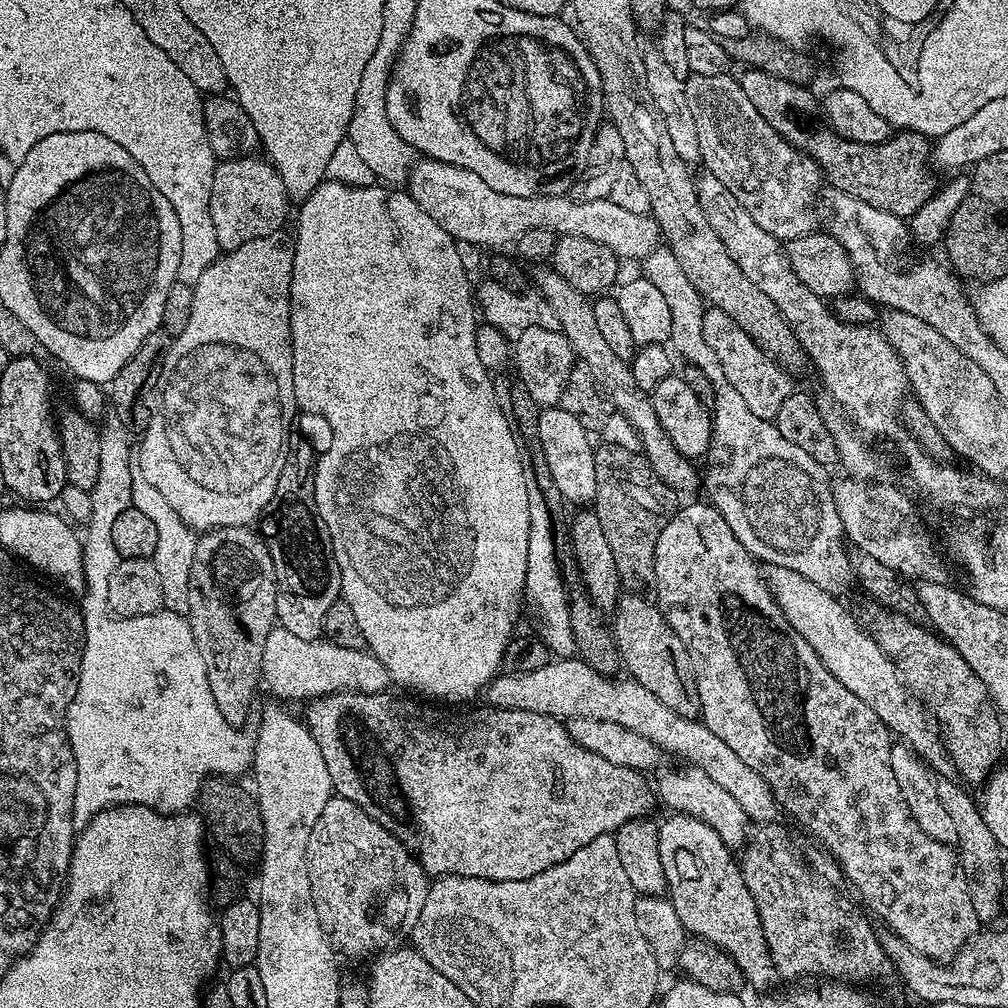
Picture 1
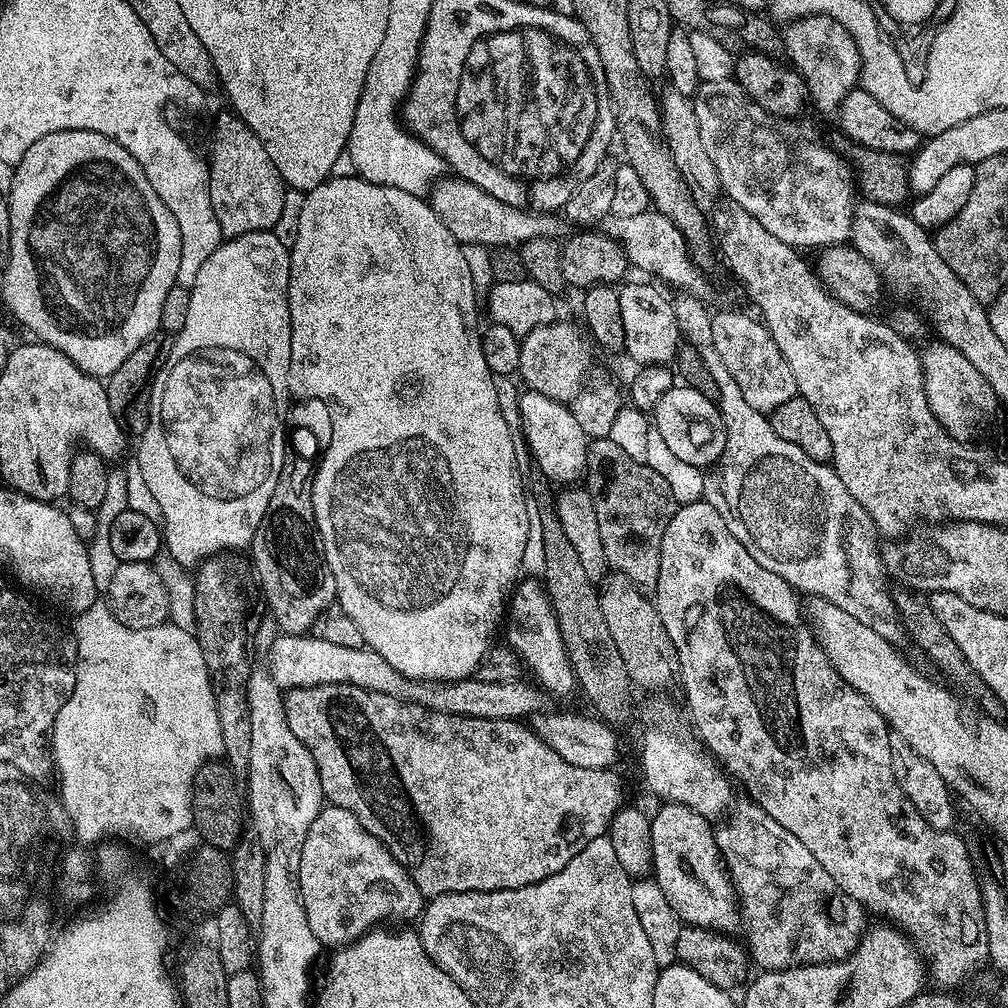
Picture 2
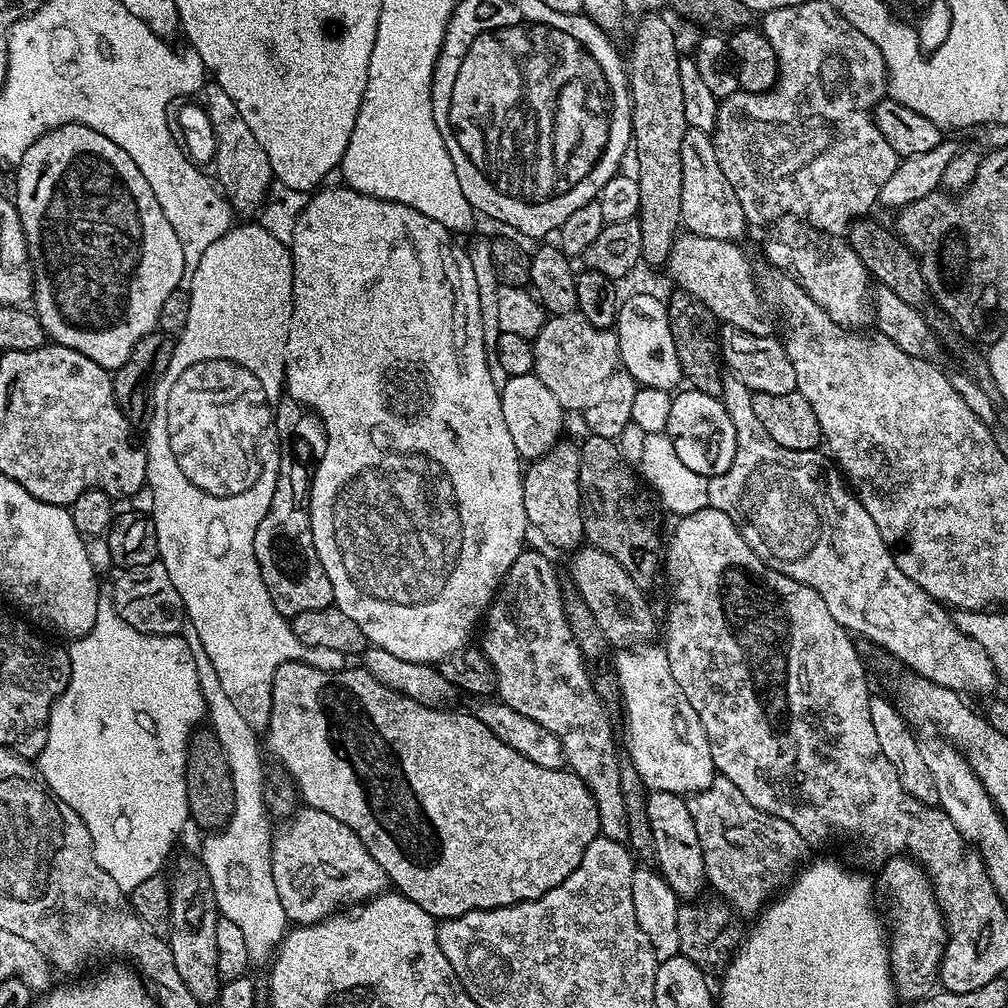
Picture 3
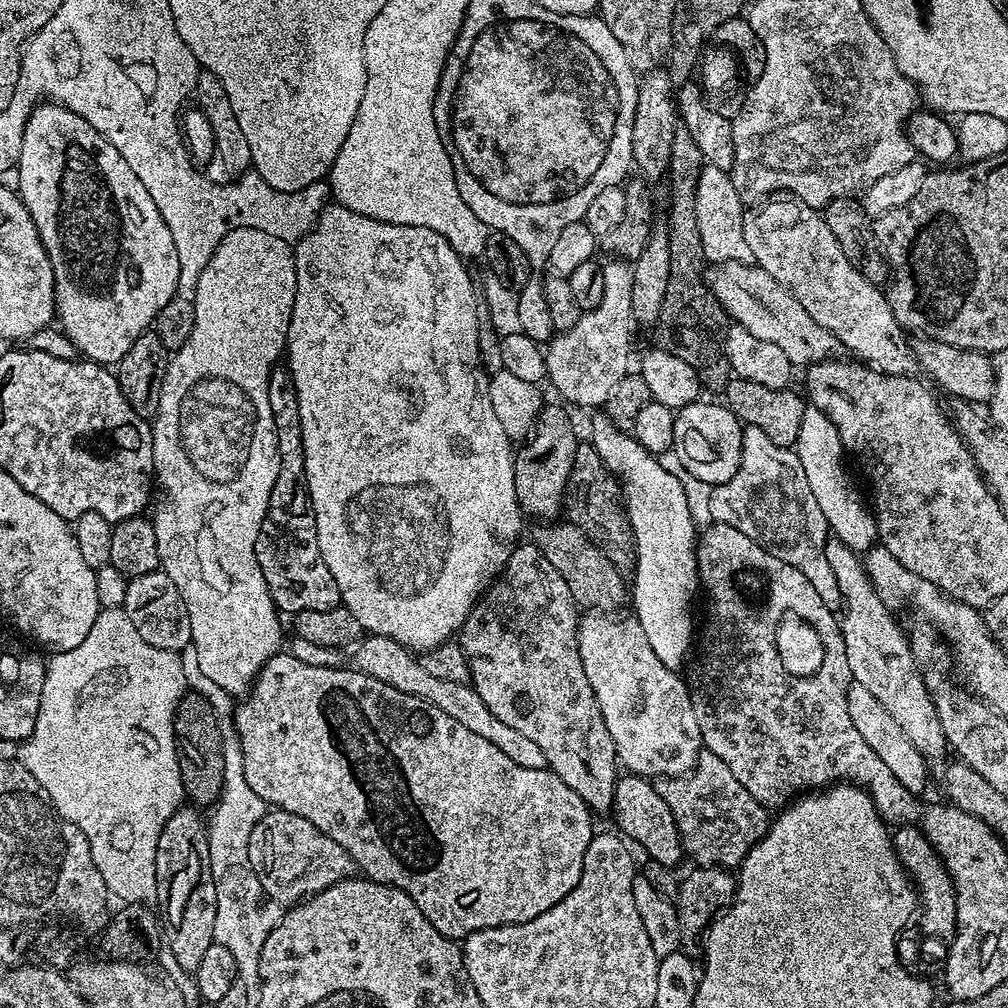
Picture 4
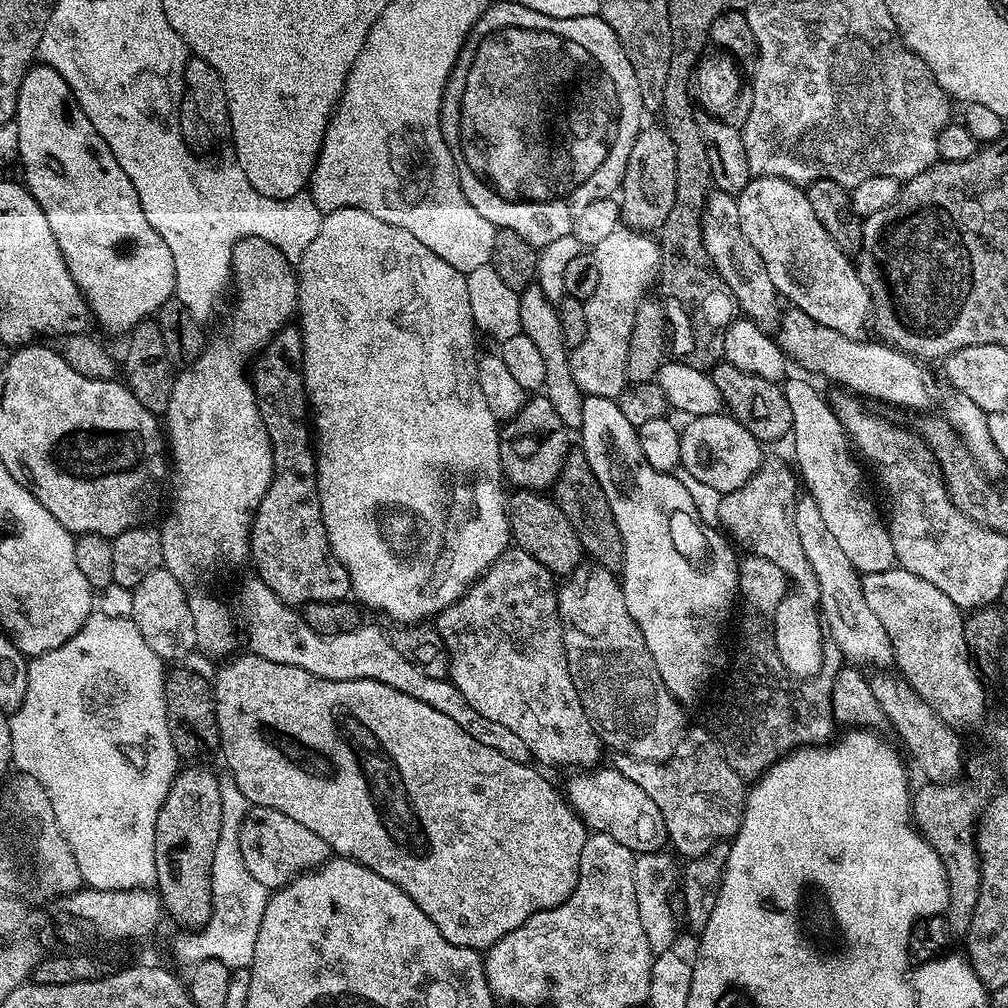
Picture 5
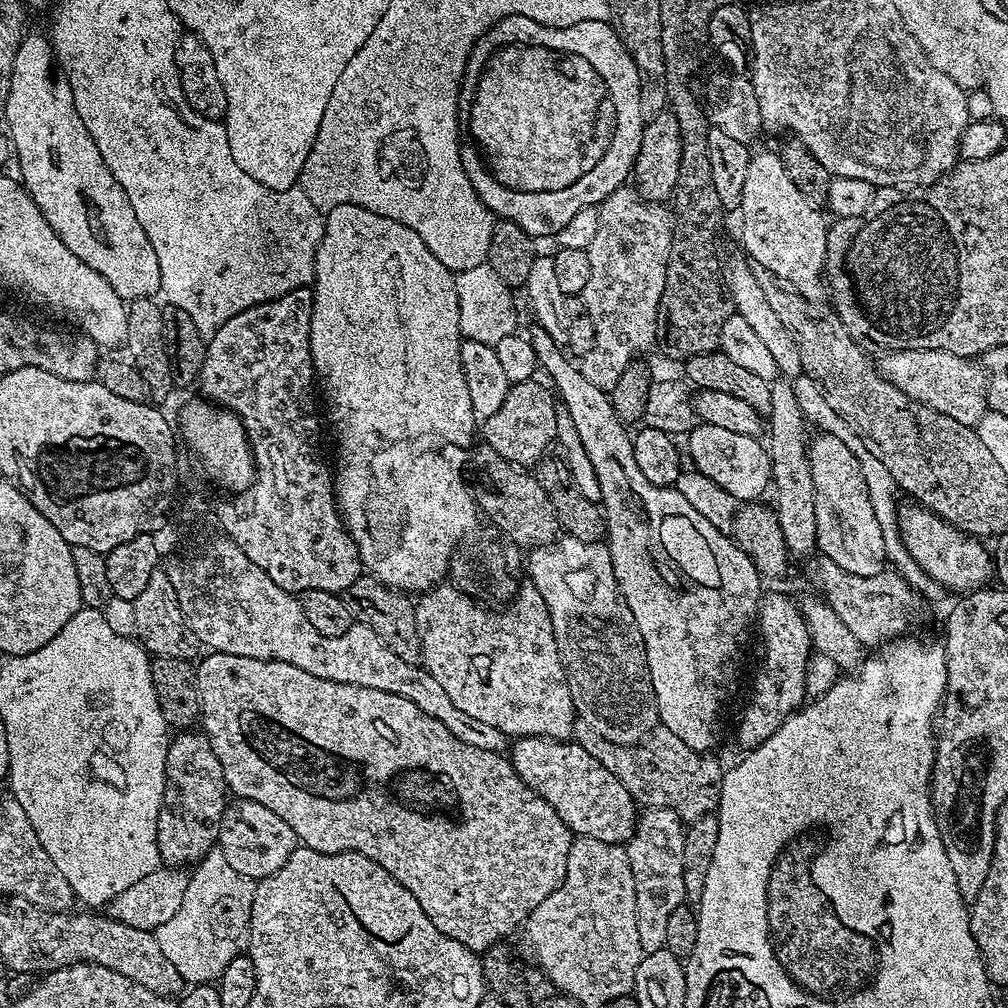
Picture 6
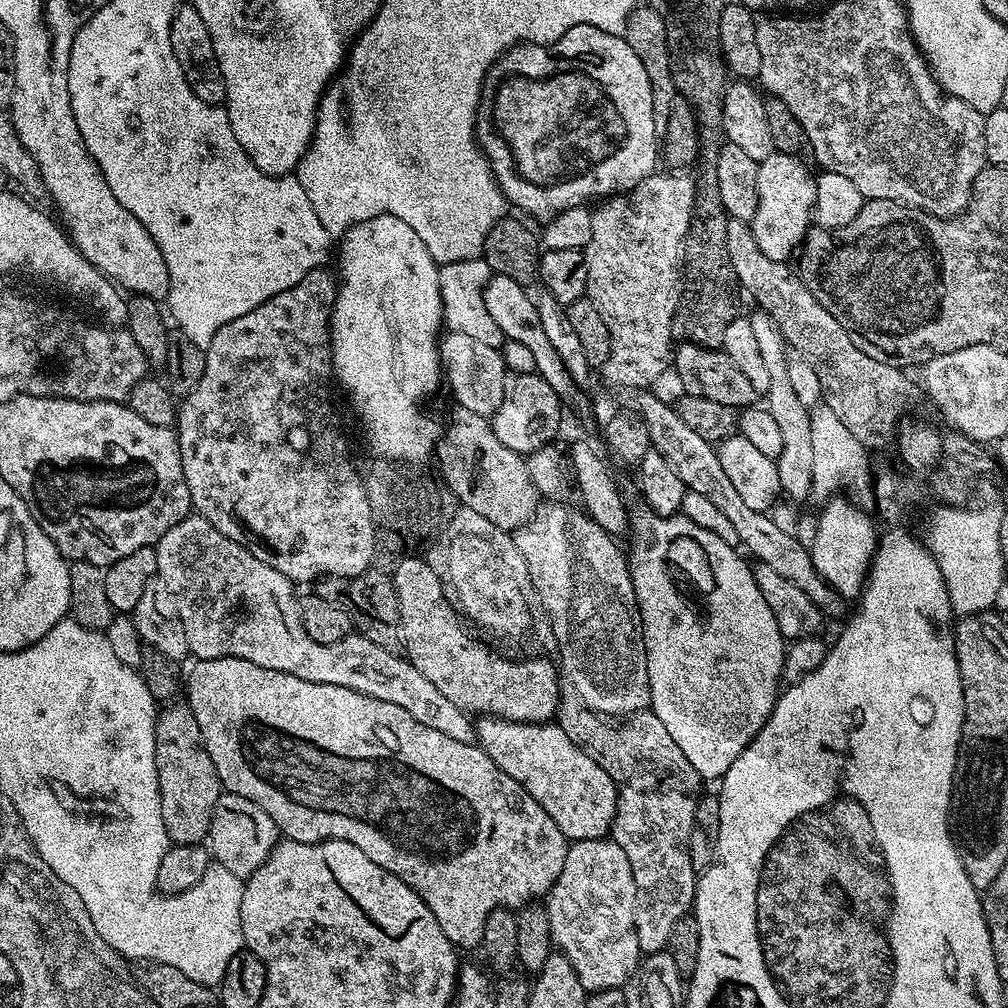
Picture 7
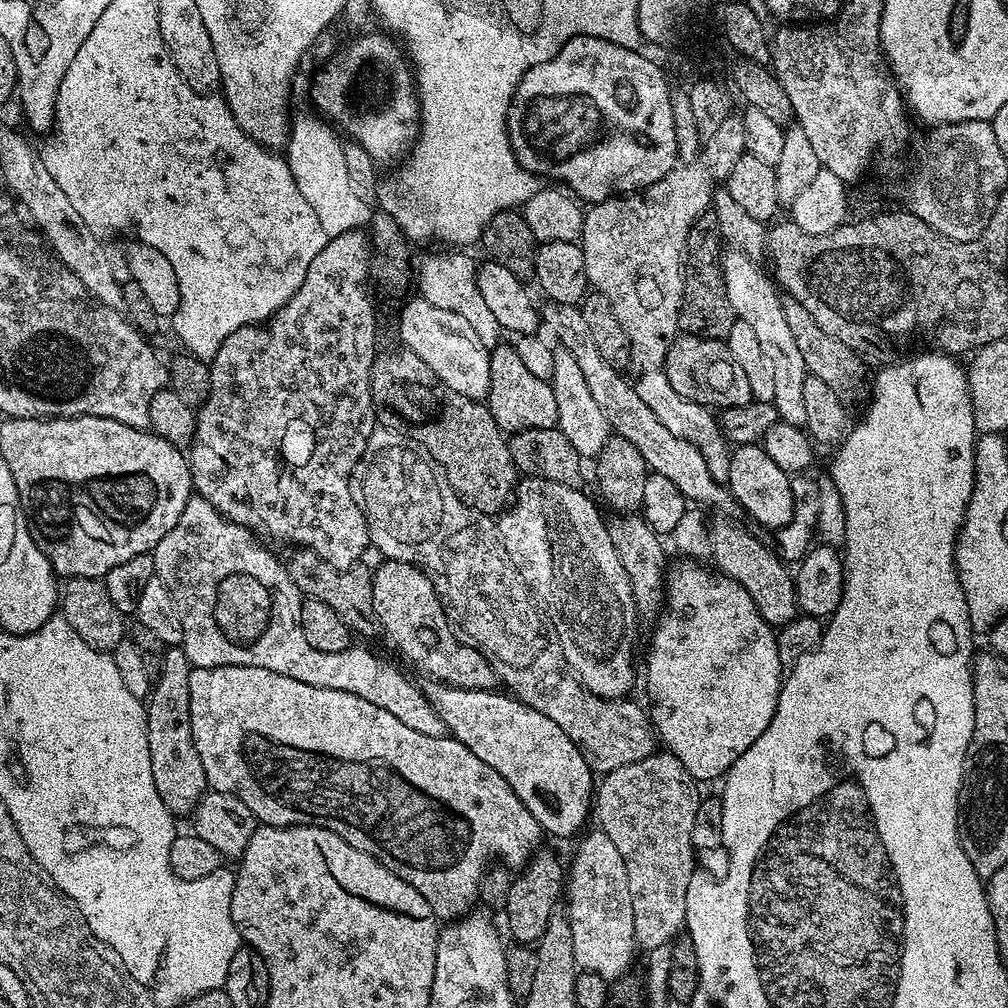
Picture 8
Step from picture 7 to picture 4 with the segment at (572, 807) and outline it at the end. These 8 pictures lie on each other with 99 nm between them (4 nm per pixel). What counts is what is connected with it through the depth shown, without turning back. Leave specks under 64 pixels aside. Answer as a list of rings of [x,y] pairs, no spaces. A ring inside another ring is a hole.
[[[621,775],[616,781],[612,812],[616,816],[617,826],[621,828],[619,831],[633,845],[641,844],[638,846],[662,866],[671,869],[675,860],[685,859],[686,853],[680,841],[678,826],[674,822],[674,814],[670,814],[670,806],[662,802],[662,794],[656,792],[655,783],[649,782],[643,776]]]

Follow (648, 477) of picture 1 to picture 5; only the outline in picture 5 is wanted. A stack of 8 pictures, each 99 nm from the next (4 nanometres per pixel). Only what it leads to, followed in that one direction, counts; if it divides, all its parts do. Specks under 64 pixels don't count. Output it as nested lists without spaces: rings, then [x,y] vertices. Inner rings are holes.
[[[569,451],[556,483],[550,489],[550,495],[562,514],[566,514],[570,526],[574,526],[585,553],[589,557],[593,556],[596,559],[593,561],[599,567],[617,574],[623,573],[622,534],[618,534],[618,522],[614,522],[614,514],[610,514],[610,502],[606,502],[606,494],[602,494],[602,486],[598,486],[590,470],[590,462],[586,462],[583,452]]]

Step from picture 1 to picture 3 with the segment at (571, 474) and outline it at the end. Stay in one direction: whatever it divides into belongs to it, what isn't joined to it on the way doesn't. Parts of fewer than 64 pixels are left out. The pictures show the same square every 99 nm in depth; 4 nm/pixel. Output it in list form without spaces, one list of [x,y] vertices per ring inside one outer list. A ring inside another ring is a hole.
[[[532,372],[507,377],[500,388],[500,401],[502,418],[506,418],[510,438],[514,438],[514,446],[525,461],[538,459],[542,454],[549,452],[555,444],[560,443],[562,439],[560,431],[564,428],[566,409]]]

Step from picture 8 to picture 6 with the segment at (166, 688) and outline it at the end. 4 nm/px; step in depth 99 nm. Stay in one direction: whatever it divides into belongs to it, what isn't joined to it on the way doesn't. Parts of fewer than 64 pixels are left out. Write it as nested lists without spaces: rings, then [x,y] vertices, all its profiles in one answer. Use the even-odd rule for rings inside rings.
[[[180,730],[175,733],[168,741],[168,749],[166,750],[166,782],[164,783],[164,801],[160,807],[160,813],[158,814],[158,834],[156,835],[156,841],[158,842],[158,850],[160,851],[161,861],[165,865],[171,866],[176,869],[187,869],[189,866],[195,866],[209,855],[217,847],[220,839],[220,819],[224,813],[226,807],[226,799],[229,795],[228,784],[224,781],[224,775],[222,774],[222,765],[218,763],[218,758],[214,754],[214,750],[210,746],[207,736],[200,730]]]

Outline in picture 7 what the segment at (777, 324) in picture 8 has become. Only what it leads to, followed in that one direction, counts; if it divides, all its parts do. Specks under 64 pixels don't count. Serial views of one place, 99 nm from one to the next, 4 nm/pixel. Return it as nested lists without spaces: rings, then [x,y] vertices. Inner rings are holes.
[[[753,311],[747,317],[750,326],[754,326],[754,335],[758,341],[758,351],[762,359],[766,361],[766,370],[770,373],[770,390],[766,394],[766,407],[768,412],[774,416],[775,424],[782,430],[782,452],[775,459],[778,470],[778,482],[780,491],[789,501],[807,501],[811,494],[811,478],[813,477],[813,445],[810,439],[810,422],[812,414],[809,408],[802,406],[798,394],[786,374],[787,359],[790,355],[789,349],[784,342],[784,336],[778,330],[776,323],[770,318],[770,314],[764,311]]]

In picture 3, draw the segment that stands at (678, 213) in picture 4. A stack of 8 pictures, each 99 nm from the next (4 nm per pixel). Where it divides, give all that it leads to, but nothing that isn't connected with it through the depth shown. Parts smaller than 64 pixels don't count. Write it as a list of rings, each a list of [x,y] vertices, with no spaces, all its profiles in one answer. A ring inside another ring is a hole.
[[[676,290],[672,297],[667,297],[668,321],[670,322],[670,334],[674,334],[674,350],[678,350],[678,362],[680,370],[685,381],[688,380],[695,391],[702,394],[710,394],[711,396],[720,398],[724,394],[724,378],[725,369],[722,367],[722,357],[720,354],[720,338],[718,335],[718,321],[702,301],[692,297],[686,291]]]

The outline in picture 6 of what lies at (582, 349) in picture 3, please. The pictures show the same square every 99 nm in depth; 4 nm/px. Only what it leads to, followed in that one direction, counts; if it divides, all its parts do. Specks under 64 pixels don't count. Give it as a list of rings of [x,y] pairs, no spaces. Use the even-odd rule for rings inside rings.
[[[625,186],[614,190],[614,194],[610,194],[605,200],[598,205],[600,209],[600,226],[598,234],[594,234],[594,242],[590,242],[588,247],[588,257],[590,258],[590,282],[586,282],[586,290],[582,294],[582,300],[588,303],[586,315],[594,322],[594,350],[590,350],[590,354],[586,354],[578,364],[582,374],[586,374],[586,379],[598,386],[603,392],[611,393],[614,386],[618,386],[618,378],[622,378],[622,374],[631,367],[637,358],[651,346],[656,340],[656,323],[662,320],[662,301],[664,299],[664,287],[666,286],[666,270],[668,269],[668,259],[670,258],[670,246],[672,245],[672,225],[674,216],[671,211],[668,212],[663,203],[645,200],[635,187]]]

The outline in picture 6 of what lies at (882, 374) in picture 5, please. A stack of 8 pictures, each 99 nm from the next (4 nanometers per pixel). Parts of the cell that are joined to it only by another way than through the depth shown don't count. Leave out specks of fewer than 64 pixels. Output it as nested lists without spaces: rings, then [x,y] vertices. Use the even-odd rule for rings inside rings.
[[[910,350],[896,351],[883,355],[878,362],[880,373],[898,390],[914,401],[922,402],[928,408],[954,418],[975,428],[989,411],[987,402],[987,376],[983,369],[971,359],[948,351]]]

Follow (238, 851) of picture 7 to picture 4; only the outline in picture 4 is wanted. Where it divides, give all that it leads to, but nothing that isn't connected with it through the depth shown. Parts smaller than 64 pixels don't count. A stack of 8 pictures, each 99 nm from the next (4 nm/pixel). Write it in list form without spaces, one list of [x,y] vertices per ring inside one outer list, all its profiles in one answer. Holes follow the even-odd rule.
[[[268,810],[260,817],[250,838],[250,856],[260,877],[267,899],[281,906],[296,906],[305,898],[317,896],[339,880],[353,875],[354,863],[349,852],[306,818],[283,810]]]

